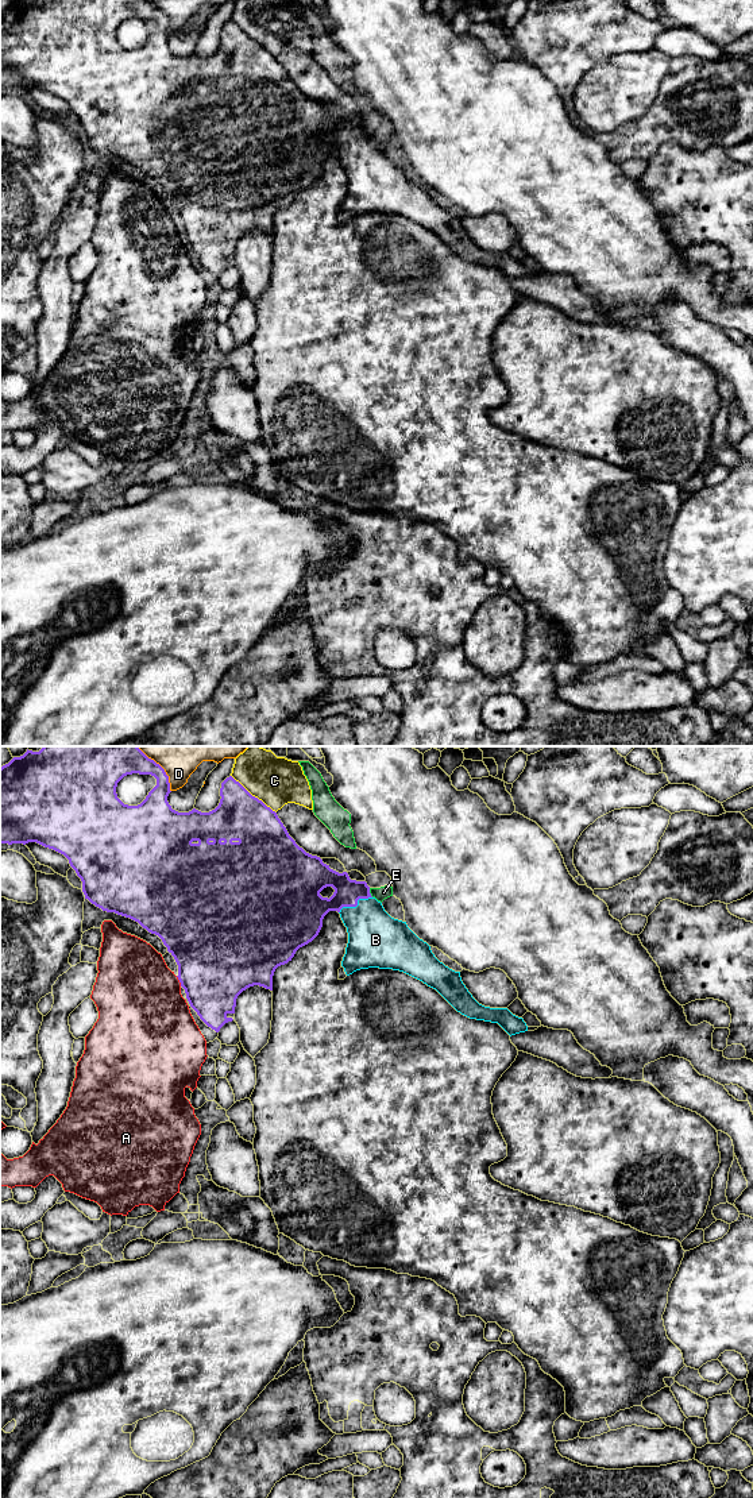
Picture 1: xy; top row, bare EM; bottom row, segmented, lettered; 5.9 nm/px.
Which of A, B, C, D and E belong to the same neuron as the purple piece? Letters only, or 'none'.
B

